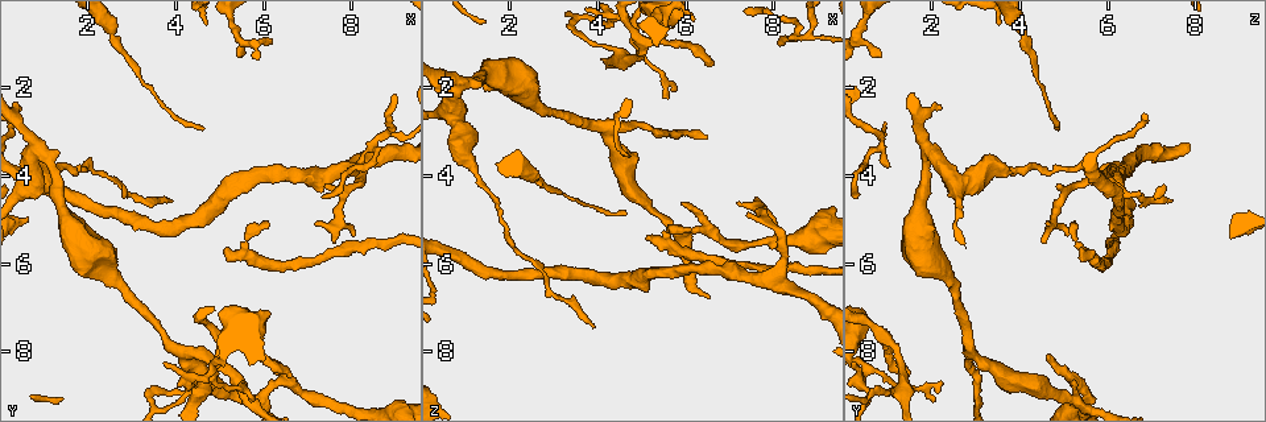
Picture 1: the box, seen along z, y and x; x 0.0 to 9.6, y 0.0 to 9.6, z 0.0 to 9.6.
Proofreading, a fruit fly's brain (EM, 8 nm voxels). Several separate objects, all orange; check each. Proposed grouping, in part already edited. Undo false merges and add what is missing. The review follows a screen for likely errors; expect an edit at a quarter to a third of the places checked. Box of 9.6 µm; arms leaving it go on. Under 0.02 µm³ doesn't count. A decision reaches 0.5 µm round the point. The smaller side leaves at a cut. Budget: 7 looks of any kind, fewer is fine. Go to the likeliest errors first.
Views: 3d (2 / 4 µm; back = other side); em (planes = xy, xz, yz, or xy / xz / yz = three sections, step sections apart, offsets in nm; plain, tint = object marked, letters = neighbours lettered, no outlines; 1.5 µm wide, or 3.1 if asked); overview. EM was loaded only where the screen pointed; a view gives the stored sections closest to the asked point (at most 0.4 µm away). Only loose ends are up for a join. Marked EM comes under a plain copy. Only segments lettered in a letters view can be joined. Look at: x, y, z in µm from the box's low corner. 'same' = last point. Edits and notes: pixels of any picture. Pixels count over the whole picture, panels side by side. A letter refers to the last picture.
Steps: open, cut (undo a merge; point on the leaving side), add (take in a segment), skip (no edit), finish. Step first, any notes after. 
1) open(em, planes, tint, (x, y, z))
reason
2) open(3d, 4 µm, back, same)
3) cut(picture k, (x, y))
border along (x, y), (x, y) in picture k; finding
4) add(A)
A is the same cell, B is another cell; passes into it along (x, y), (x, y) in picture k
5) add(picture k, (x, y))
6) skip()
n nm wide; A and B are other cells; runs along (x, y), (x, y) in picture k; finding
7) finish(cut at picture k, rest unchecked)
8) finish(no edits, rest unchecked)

open(em, yz, step 8, letters, (6.70, 8.60, 1.40))
an open end

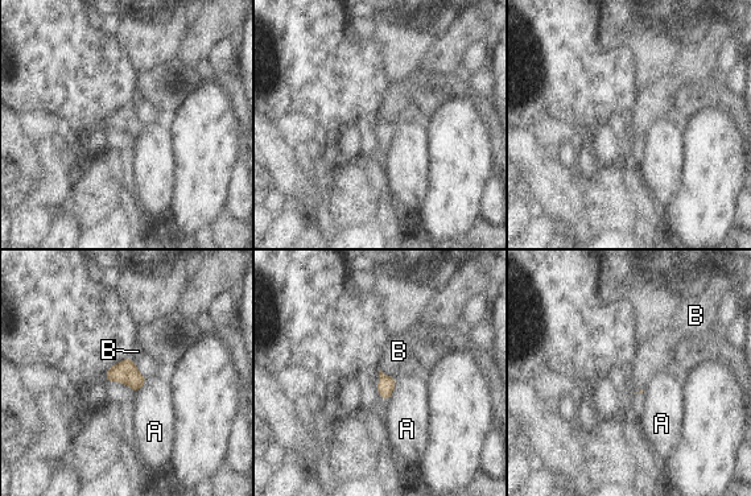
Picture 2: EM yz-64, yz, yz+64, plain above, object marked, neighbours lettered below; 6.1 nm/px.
open(em, planes, letters, same)
cut it another way

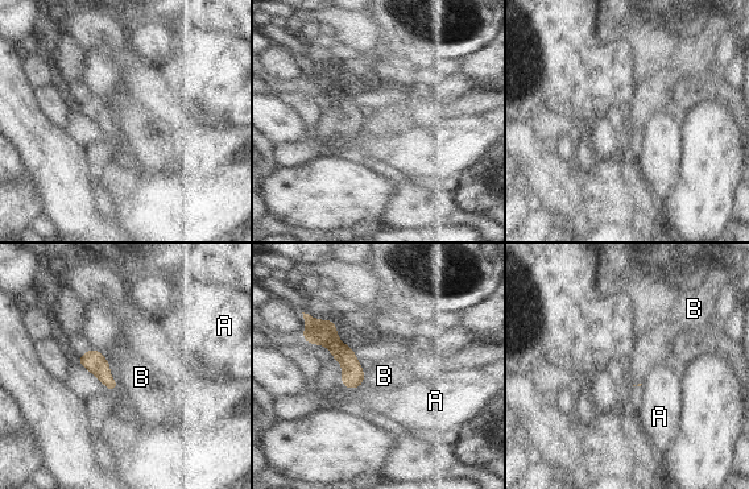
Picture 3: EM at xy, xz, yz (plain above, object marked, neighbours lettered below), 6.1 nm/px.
skip()
A and B are other cells; border along (365, 372), (361, 384) in picture 3; no lettered segment goes on from it

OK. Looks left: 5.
open(em, planes, letters, (5.95, 8.20, 4.55))
an open end

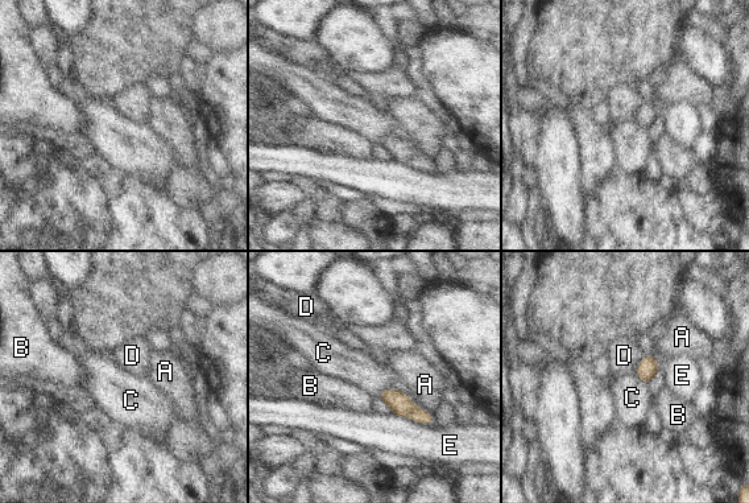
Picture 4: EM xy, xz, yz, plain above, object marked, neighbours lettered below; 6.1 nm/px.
add(D)
100 nm wide; E touches over 260 nm; D is the same cell, A, B, C and E are other cells; the neuron continues

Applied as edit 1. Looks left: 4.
open(overview)

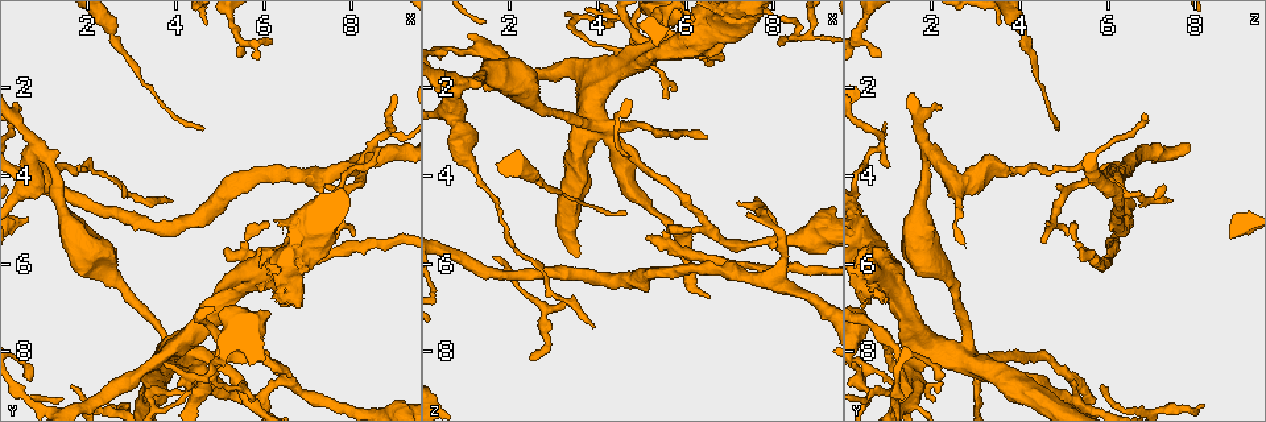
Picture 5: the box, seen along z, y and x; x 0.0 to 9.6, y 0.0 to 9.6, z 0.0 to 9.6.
open(3d, 4 µm, (8.85, 3.00, 0.75))
three-way junction

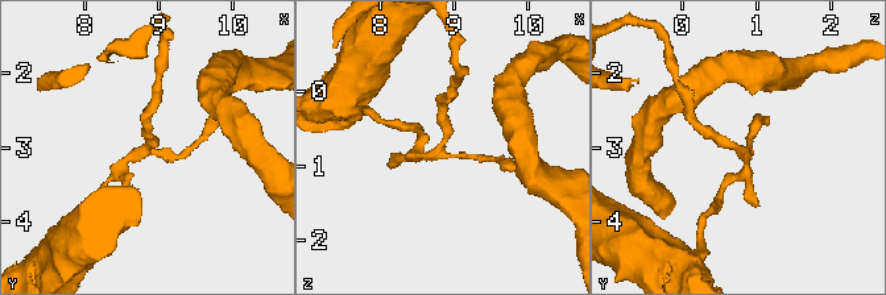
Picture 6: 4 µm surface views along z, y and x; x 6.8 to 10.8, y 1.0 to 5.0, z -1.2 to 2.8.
open(em, yz, step 4, letters, (8.85, 3.00, 0.85))
now the EM

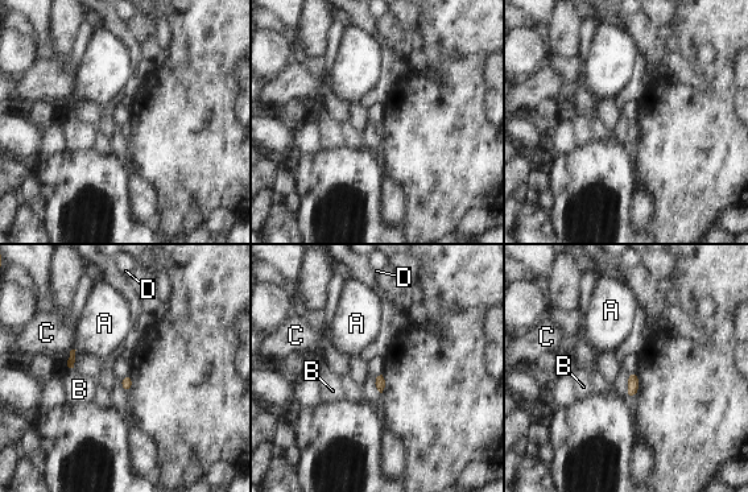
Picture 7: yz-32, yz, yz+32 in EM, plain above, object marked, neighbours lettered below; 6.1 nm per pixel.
open(em, planes, letters, same)

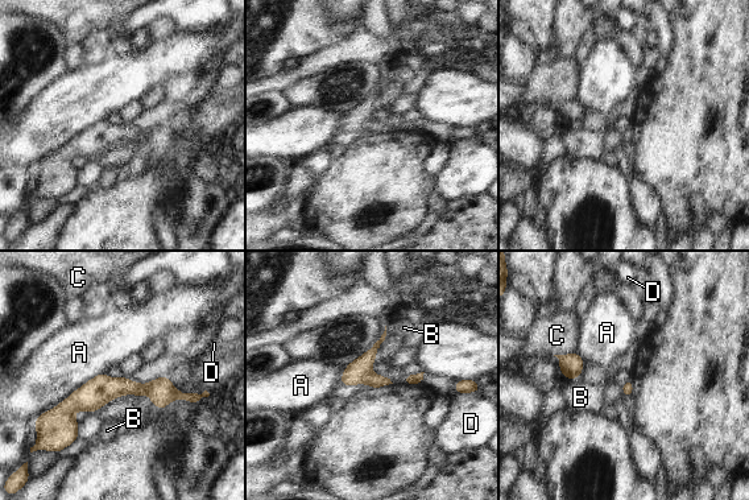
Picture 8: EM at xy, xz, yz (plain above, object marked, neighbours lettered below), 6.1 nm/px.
skip()
A, B, C and D are other cells; border along (103, 372), (89, 379), (37, 418) in picture 8; all the same neuron

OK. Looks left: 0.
finish(add at picture 4, rest unchecked)

